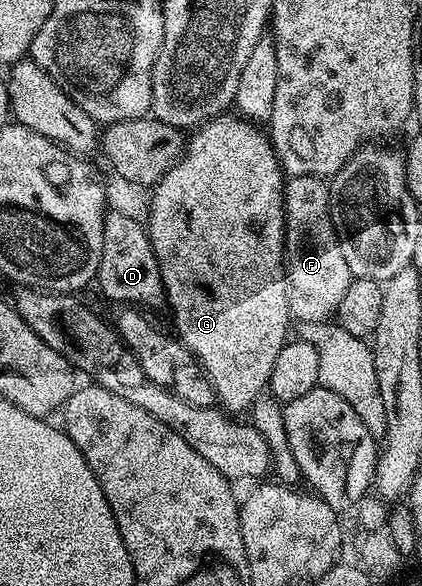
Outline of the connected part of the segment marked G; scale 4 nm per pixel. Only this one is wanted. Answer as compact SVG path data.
M222 115L206 121L188 138L184 156L177 162L163 179L152 186L153 198L149 201L149 221L147 232L149 242L157 256L161 268L161 281L165 285L167 305L173 308L173 325L177 328L175 337L191 351L191 355L201 364L201 370L208 377L216 404L226 414L239 415L252 410L255 399L266 392L271 379L271 367L275 367L275 358L285 346L285 336L289 325L289 300L285 294L285 267L283 264L283 246L285 244L285 183L286 176L281 172L281 164L273 150L273 142L264 128L245 120L240 115Z

